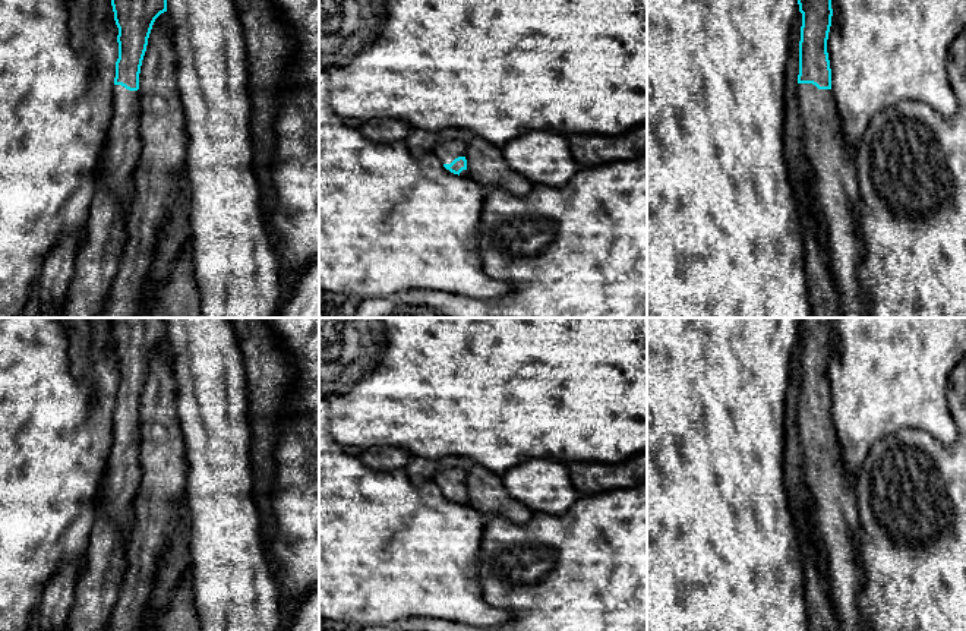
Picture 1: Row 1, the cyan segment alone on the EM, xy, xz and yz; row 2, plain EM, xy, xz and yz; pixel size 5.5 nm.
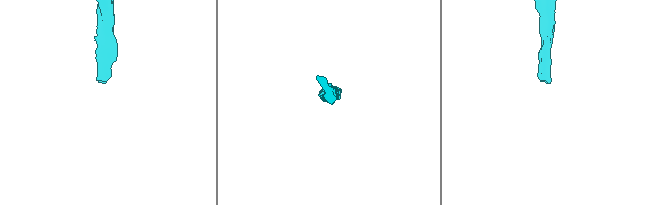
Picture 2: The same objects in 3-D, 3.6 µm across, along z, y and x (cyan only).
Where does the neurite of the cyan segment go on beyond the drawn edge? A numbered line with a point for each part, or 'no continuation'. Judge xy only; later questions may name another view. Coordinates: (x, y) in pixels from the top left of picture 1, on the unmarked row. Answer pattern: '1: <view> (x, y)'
1: xy (122, 480)

